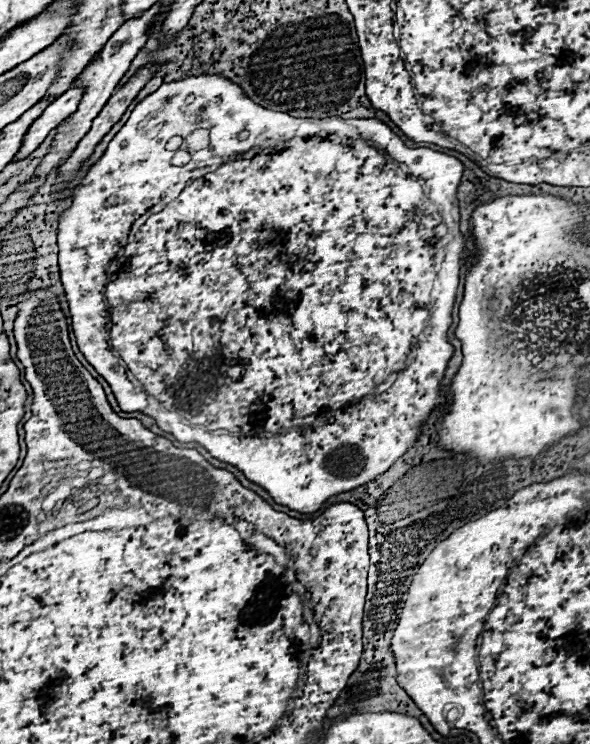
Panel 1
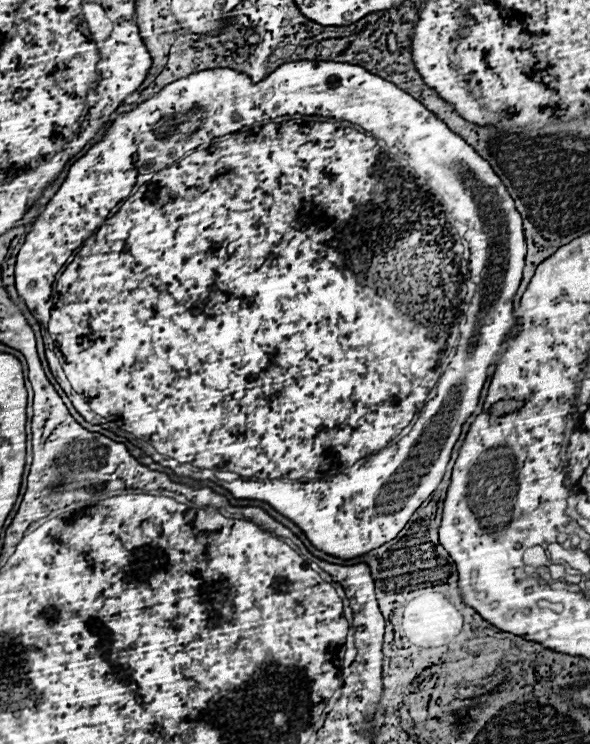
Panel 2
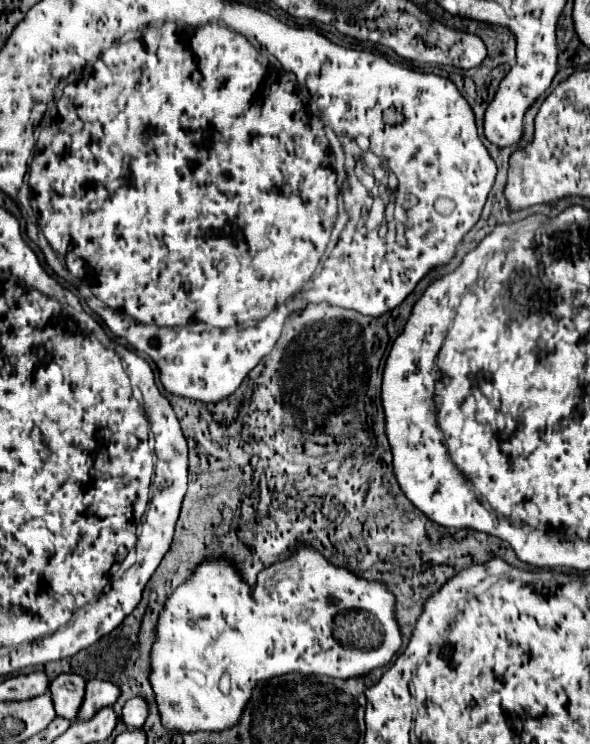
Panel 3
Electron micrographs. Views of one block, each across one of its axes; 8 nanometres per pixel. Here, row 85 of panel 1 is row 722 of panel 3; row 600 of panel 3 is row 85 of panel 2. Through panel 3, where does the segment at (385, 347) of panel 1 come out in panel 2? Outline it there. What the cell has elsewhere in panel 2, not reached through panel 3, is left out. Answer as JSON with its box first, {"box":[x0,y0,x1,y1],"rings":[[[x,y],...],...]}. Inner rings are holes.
{"box":[16,60,526,560],"rings":[[[298,60],[298,62],[286,62],[286,64],[282,64],[282,66],[278,66],[278,68],[276,68],[276,70],[274,70],[274,72],[270,72],[270,74],[268,74],[268,76],[266,76],[266,78],[264,78],[264,80],[260,80],[260,82],[256,82],[256,84],[254,84],[254,82],[252,82],[252,80],[250,80],[250,76],[248,76],[248,74],[240,74],[240,72],[236,72],[236,70],[230,70],[230,68],[212,68],[212,70],[202,70],[202,72],[196,72],[196,74],[190,74],[190,76],[186,76],[186,78],[180,78],[180,80],[176,80],[176,82],[174,82],[174,84],[170,84],[170,86],[166,86],[166,88],[162,88],[162,90],[160,90],[160,92],[158,92],[158,94],[156,94],[156,96],[152,96],[152,98],[150,98],[150,100],[146,100],[146,102],[142,102],[142,104],[138,104],[138,106],[136,106],[136,108],[134,108],[134,110],[130,110],[130,112],[124,112],[124,114],[120,114],[120,116],[118,116],[118,118],[116,118],[116,120],[114,120],[114,122],[112,122],[112,124],[110,124],[110,126],[108,126],[108,130],[106,130],[106,134],[104,134],[104,138],[102,138],[102,140],[100,140],[100,142],[96,142],[96,143],[95,143],[95,144],[94,144],[94,145],[93,145],[93,146],[92,146],[92,148],[90,148],[90,150],[88,150],[88,152],[86,152],[86,154],[84,154],[84,156],[82,156],[82,158],[80,158],[80,160],[76,160],[76,162],[74,162],[74,164],[72,164],[72,166],[70,166],[70,170],[68,170],[68,176],[66,176],[66,180],[64,180],[64,184],[62,184],[62,188],[60,188],[60,190],[58,190],[58,192],[56,192],[56,194],[54,194],[54,198],[52,198],[52,200],[50,200],[50,202],[48,202],[48,204],[46,204],[46,208],[44,208],[44,210],[42,210],[42,214],[40,214],[40,216],[38,216],[38,218],[36,218],[36,220],[34,220],[34,224],[32,224],[32,230],[30,230],[30,232],[28,232],[28,234],[26,234],[26,240],[24,240],[24,244],[22,244],[22,248],[20,248],[20,252],[18,252],[18,260],[16,260],[16,290],[18,290],[18,294],[20,294],[20,296],[22,296],[22,298],[24,298],[24,302],[26,302],[26,306],[28,306],[28,308],[30,308],[30,310],[32,310],[32,314],[33,314],[33,315],[34,315],[34,317],[35,317],[35,318],[36,318],[36,319],[37,319],[37,320],[40,320],[40,324],[41,324],[41,326],[42,326],[42,327],[43,327],[43,328],[45,328],[45,329],[47,329],[47,325],[48,325],[48,330],[50,330],[50,334],[52,334],[52,338],[54,338],[54,340],[56,340],[56,346],[58,346],[58,350],[60,350],[60,352],[62,352],[62,354],[64,354],[64,371],[63,371],[63,368],[62,368],[62,365],[61,365],[61,363],[60,363],[60,362],[59,362],[59,359],[58,359],[58,358],[57,358],[57,356],[56,356],[56,355],[55,355],[55,353],[54,353],[54,351],[53,351],[53,350],[51,350],[51,349],[48,349],[48,348],[46,348],[46,349],[45,349],[45,356],[46,356],[46,359],[47,359],[47,361],[48,361],[48,364],[49,364],[49,368],[50,368],[50,370],[51,370],[51,372],[52,372],[52,374],[53,374],[53,375],[54,375],[54,377],[55,377],[55,378],[57,378],[57,379],[56,379],[56,380],[57,380],[57,382],[58,382],[58,383],[59,383],[59,385],[60,385],[60,386],[61,386],[61,388],[62,388],[62,389],[63,389],[63,390],[64,390],[64,392],[65,392],[65,393],[66,393],[66,394],[67,394],[67,396],[68,396],[68,398],[69,398],[69,399],[70,399],[70,401],[71,401],[71,402],[72,402],[72,404],[73,404],[73,406],[74,406],[74,407],[75,407],[75,409],[76,409],[76,410],[77,410],[77,411],[78,411],[78,412],[79,412],[79,413],[80,413],[80,414],[81,414],[81,415],[82,415],[82,416],[83,416],[83,417],[84,417],[84,419],[85,419],[85,420],[86,420],[86,421],[87,421],[87,422],[90,422],[90,423],[93,423],[93,424],[102,424],[102,426],[103,426],[103,425],[106,425],[106,424],[110,424],[110,426],[109,426],[109,429],[110,429],[110,431],[112,431],[112,432],[114,432],[114,433],[115,433],[115,434],[117,434],[117,435],[118,435],[118,436],[122,436],[122,437],[125,437],[125,438],[126,438],[126,439],[128,439],[128,440],[129,440],[129,441],[131,441],[131,442],[132,442],[132,443],[134,443],[134,445],[135,445],[135,446],[138,446],[138,447],[139,447],[139,448],[141,448],[141,449],[142,449],[142,450],[143,450],[143,452],[144,452],[144,453],[145,453],[145,454],[146,454],[146,455],[148,455],[148,456],[150,456],[150,458],[152,458],[152,460],[154,460],[154,462],[156,462],[156,463],[158,463],[158,464],[160,464],[160,465],[161,465],[161,466],[164,466],[164,467],[167,467],[167,468],[172,468],[172,470],[174,470],[174,473],[175,473],[175,474],[176,474],[176,475],[178,475],[178,476],[185,476],[185,477],[188,477],[188,478],[193,478],[193,479],[195,479],[195,480],[199,480],[199,481],[204,481],[204,480],[210,480],[210,481],[213,481],[213,482],[216,482],[216,484],[220,484],[220,486],[224,486],[224,488],[226,488],[226,490],[230,490],[230,492],[232,492],[232,496],[234,496],[234,498],[250,498],[250,500],[262,500],[262,502],[268,502],[268,504],[270,504],[270,506],[272,506],[272,508],[276,508],[276,510],[278,510],[278,512],[280,512],[280,514],[284,514],[284,516],[288,516],[288,518],[290,518],[290,520],[292,520],[292,522],[294,522],[294,524],[296,524],[296,526],[298,526],[298,528],[300,528],[300,530],[302,530],[302,532],[304,532],[304,534],[306,534],[306,536],[308,536],[308,540],[310,540],[310,542],[312,542],[312,544],[314,544],[314,546],[316,546],[316,548],[318,548],[318,550],[322,550],[322,552],[326,552],[326,554],[332,554],[332,556],[336,556],[336,558],[344,558],[344,560],[350,560],[350,558],[356,558],[356,556],[362,556],[362,554],[366,554],[366,552],[370,552],[370,550],[372,550],[372,548],[378,548],[378,546],[380,546],[380,544],[386,544],[386,542],[388,542],[388,540],[392,540],[392,538],[396,538],[396,534],[398,534],[398,532],[400,532],[400,530],[402,530],[402,528],[404,528],[404,524],[406,524],[406,522],[408,522],[408,520],[410,520],[410,516],[412,516],[412,512],[416,512],[416,508],[418,508],[418,506],[420,506],[420,504],[422,504],[422,502],[424,502],[424,500],[426,500],[426,498],[428,498],[428,496],[430,496],[430,494],[432,494],[432,492],[434,492],[434,490],[436,490],[436,486],[438,486],[438,484],[440,484],[440,480],[442,480],[442,476],[444,476],[444,472],[446,472],[446,464],[448,464],[448,462],[450,462],[450,454],[452,454],[452,448],[454,448],[454,444],[456,444],[456,440],[458,440],[458,436],[460,436],[460,432],[462,432],[462,424],[464,424],[464,422],[466,422],[466,420],[468,420],[468,418],[470,418],[470,416],[472,416],[472,412],[474,412],[474,410],[476,410],[476,406],[478,406],[478,400],[480,400],[480,392],[482,392],[482,386],[484,386],[484,382],[486,382],[486,376],[484,376],[484,374],[486,374],[486,372],[488,372],[488,362],[490,362],[490,358],[488,358],[488,356],[486,356],[486,354],[488,354],[488,350],[490,350],[490,344],[488,344],[488,348],[478,348],[478,336],[480,336],[480,332],[482,332],[482,336],[484,336],[484,332],[490,332],[490,334],[492,334],[492,350],[490,350],[490,354],[492,354],[492,362],[494,362],[494,360],[496,360],[496,356],[498,356],[498,352],[500,352],[500,344],[502,344],[502,342],[504,342],[504,336],[506,336],[506,334],[508,334],[508,332],[510,332],[510,330],[512,330],[512,328],[514,328],[514,326],[516,326],[516,318],[514,318],[514,316],[512,316],[512,300],[514,300],[514,294],[516,294],[516,290],[518,290],[518,284],[520,284],[520,280],[522,280],[522,268],[524,268],[524,256],[526,256],[526,242],[524,242],[524,230],[522,230],[522,218],[520,218],[520,212],[518,212],[518,210],[516,210],[516,206],[514,206],[514,200],[512,200],[512,196],[510,196],[510,194],[508,194],[508,190],[506,190],[506,186],[504,186],[504,182],[502,182],[502,180],[500,180],[500,176],[498,176],[498,174],[496,174],[496,172],[494,172],[494,170],[492,170],[492,166],[490,166],[490,164],[488,164],[488,162],[486,162],[486,160],[484,160],[484,158],[482,158],[482,156],[480,156],[480,154],[478,154],[478,152],[476,152],[476,150],[474,150],[474,148],[472,148],[472,146],[470,146],[470,144],[466,144],[466,142],[464,142],[464,140],[462,140],[462,138],[460,138],[460,136],[456,136],[456,134],[454,134],[454,132],[450,132],[450,130],[448,130],[448,126],[446,126],[446,124],[444,124],[444,122],[440,122],[440,120],[438,120],[438,118],[436,118],[436,116],[434,116],[434,114],[432,114],[432,112],[428,112],[428,110],[426,110],[426,108],[424,108],[424,106],[422,106],[422,104],[420,104],[420,102],[418,102],[418,100],[414,100],[414,98],[412,98],[412,96],[410,96],[410,94],[406,94],[406,92],[404,92],[404,90],[400,90],[400,88],[396,88],[396,86],[394,86],[394,84],[392,84],[392,82],[388,82],[388,80],[382,80],[382,78],[380,78],[380,76],[376,76],[376,74],[370,74],[370,72],[368,72],[368,70],[366,70],[366,68],[362,68],[362,66],[358,66],[358,64],[346,64],[346,62],[322,62],[322,60]],[[356,106],[358,106],[358,108],[356,108]],[[196,109],[198,109],[198,110],[199,110],[199,111],[203,111],[203,112],[202,112],[202,114],[194,114],[194,116],[191,116],[191,115],[192,115],[192,114],[193,114],[193,113],[194,113],[194,112],[195,112],[195,110],[196,110]],[[178,113],[182,113],[182,114],[178,114]],[[174,114],[176,114],[176,116],[174,116]],[[186,114],[187,114],[187,115],[189,115],[189,116],[186,116]],[[282,114],[320,114],[320,116],[323,116],[323,117],[327,117],[327,118],[332,118],[332,119],[336,119],[336,120],[344,120],[344,121],[348,121],[348,122],[358,122],[358,124],[360,124],[360,126],[362,126],[362,128],[364,128],[364,130],[368,130],[368,132],[372,132],[372,136],[373,136],[373,137],[374,137],[374,138],[372,138],[372,136],[366,136],[366,134],[362,134],[362,132],[358,132],[358,130],[354,130],[354,128],[340,128],[340,126],[339,126],[339,125],[338,125],[338,124],[336,124],[336,123],[334,123],[334,122],[302,122],[302,121],[301,121],[301,120],[299,120],[299,121],[297,121],[297,120],[290,120],[290,121],[284,121],[284,122],[280,122],[280,124],[268,124],[268,128],[262,128],[262,130],[260,130],[260,132],[258,132],[258,134],[248,134],[248,132],[236,132],[236,130],[240,130],[240,128],[244,128],[244,126],[248,126],[248,124],[254,124],[254,122],[258,122],[258,120],[260,120],[260,122],[262,122],[262,120],[266,120],[266,118],[268,118],[268,120],[270,120],[270,118],[276,118],[276,116],[282,116]],[[162,118],[164,118],[164,120],[162,120]],[[156,120],[158,120],[158,122],[156,122]],[[290,124],[294,124],[294,126],[290,126]],[[228,132],[234,132],[234,134],[230,134],[230,138],[226,138],[226,140],[222,140],[222,142],[218,142],[218,144],[212,144],[212,146],[210,146],[210,148],[206,148],[206,150],[196,150],[196,148],[198,148],[198,146],[200,146],[200,144],[204,144],[204,142],[210,142],[210,140],[214,140],[214,138],[218,138],[218,136],[224,136],[224,134],[228,134]],[[378,140],[383,140],[383,141],[384,141],[384,142],[386,142],[386,145],[387,145],[387,146],[388,146],[388,147],[389,147],[389,148],[390,148],[390,152],[384,152],[384,150],[382,150],[382,148],[380,148],[380,146],[378,146]],[[192,150],[196,150],[196,152],[192,152]],[[188,152],[192,152],[192,154],[190,154],[190,156],[186,156],[186,154],[188,154]],[[390,153],[391,153],[391,154],[390,154]],[[170,156],[172,156],[172,158],[174,158],[174,160],[178,160],[178,158],[180,158],[180,156],[186,156],[186,158],[182,158],[182,160],[178,160],[178,162],[174,162],[174,164],[172,164],[172,166],[168,166],[168,164],[170,164]],[[308,158],[310,158],[310,160],[308,160]],[[408,160],[410,160],[410,162],[408,162]],[[166,166],[168,166],[168,168],[166,168]],[[160,168],[164,168],[164,170],[160,170]],[[412,168],[414,168],[414,170],[412,170]],[[158,170],[160,170],[160,172],[158,172]],[[144,172],[156,172],[156,174],[154,174],[154,178],[152,178],[152,173],[149,173],[149,174],[144,174]],[[138,174],[139,174],[139,175],[138,175]],[[142,174],[143,174],[143,175],[142,175]],[[136,176],[137,176],[137,182],[136,182]],[[151,179],[152,179],[152,180],[151,180]],[[149,181],[150,181],[150,182],[149,182]],[[134,184],[135,184],[135,186],[134,186]],[[143,184],[144,184],[144,186],[142,186],[142,185],[143,185]],[[138,187],[140,187],[140,188],[138,188]],[[132,188],[133,188],[133,191],[132,191],[132,196],[130,196],[130,190],[132,190]],[[137,189],[138,189],[138,192],[136,192],[136,191],[137,191]],[[386,190],[390,190],[390,192],[386,192]],[[135,192],[136,192],[136,194],[134,194],[134,193],[135,193]],[[128,196],[130,196],[130,198],[128,198]],[[124,198],[128,198],[128,200],[126,200],[126,202],[122,202],[122,200],[124,200]],[[118,202],[122,202],[122,206],[120,206],[120,210],[118,210],[118,212],[116,212],[116,214],[114,214],[114,216],[112,216],[112,218],[108,218],[108,216],[110,216],[110,210],[112,210],[112,208],[114,208],[114,206],[116,206],[116,204],[118,204]],[[384,208],[386,208],[386,218],[384,218]],[[408,208],[412,208],[412,212],[408,212]],[[450,212],[452,212],[452,214],[450,214]],[[106,218],[108,218],[108,220],[106,220]],[[104,220],[106,220],[106,222],[104,222]],[[458,220],[460,220],[460,222],[462,222],[462,224],[464,224],[464,226],[466,226],[466,232],[464,232],[464,234],[462,234],[462,232],[460,232],[460,222],[458,222]],[[100,224],[102,224],[102,226],[100,226]],[[96,228],[98,228],[98,230],[96,230]],[[94,230],[96,230],[96,232],[94,232]],[[92,232],[94,232],[94,234],[92,234]],[[88,236],[90,236],[90,238],[88,238]],[[86,238],[88,238],[88,240],[86,240]],[[84,240],[86,240],[86,242],[84,242]],[[83,244],[84,244],[84,246],[82,246],[82,245],[83,245]],[[81,246],[82,246],[82,248],[80,248],[80,247],[81,247]],[[79,248],[80,248],[80,252],[78,252],[78,254],[76,254],[76,256],[74,256],[74,260],[72,260],[72,262],[70,262],[70,264],[68,264],[68,266],[66,266],[66,270],[64,270],[64,272],[62,272],[62,276],[60,276],[60,280],[58,280],[58,282],[56,282],[56,286],[54,286],[54,294],[52,294],[52,286],[53,286],[53,284],[54,284],[54,280],[56,280],[56,274],[58,274],[58,272],[60,272],[60,268],[62,268],[62,266],[64,266],[64,264],[66,264],[66,260],[68,260],[68,258],[70,258],[70,256],[72,256],[72,254],[74,254],[74,250],[77,250],[77,249],[79,249]],[[384,254],[386,254],[386,294],[384,294]],[[472,284],[476,284],[476,290],[474,290],[474,296],[472,296],[472,300],[470,300],[470,306],[468,306],[468,304],[466,304],[466,294],[470,294],[470,288],[472,288]],[[51,295],[52,295],[52,296],[54,296],[54,300],[56,300],[56,304],[54,304],[54,301],[53,301],[53,299],[51,299],[51,298],[52,298],[52,296],[51,296]],[[432,296],[434,296],[434,302],[432,302]],[[48,298],[50,298],[50,300],[48,300]],[[46,300],[48,300],[48,301],[47,301],[47,302],[46,302]],[[400,304],[402,304],[402,310],[400,310]],[[53,305],[54,305],[54,308],[52,308],[52,307],[53,307]],[[51,309],[52,309],[52,316],[50,316],[50,311],[51,311]],[[49,320],[50,320],[50,324],[48,324],[48,322],[49,322]],[[462,320],[464,320],[464,322],[462,322]],[[460,322],[462,322],[462,328],[460,328]],[[474,324],[476,324],[476,326],[474,326]],[[486,328],[488,328],[488,330],[486,330]],[[478,330],[480,330],[480,332],[478,332]],[[460,332],[462,332],[462,334],[460,334]],[[456,340],[458,340],[458,342],[456,342]],[[454,342],[456,342],[456,352],[454,352],[454,356],[452,356],[452,360],[450,360],[450,364],[448,364],[448,368],[446,368],[446,370],[444,370],[444,368],[443,368],[443,367],[442,367],[442,365],[440,365],[440,352],[444,352],[444,356],[446,356],[446,354],[448,354],[448,348],[450,348],[450,346],[452,346],[452,344],[454,344]],[[468,346],[474,346],[474,348],[468,348]],[[478,366],[480,366],[480,368],[478,368]],[[472,368],[474,368],[474,370],[476,370],[476,368],[478,368],[478,370],[480,370],[480,372],[478,372],[478,376],[472,376]],[[484,370],[486,370],[486,372],[484,372]],[[64,372],[66,372],[66,376],[68,376],[68,379],[66,379],[66,376],[65,376],[65,373],[64,373]],[[482,376],[484,376],[484,380],[482,380]],[[68,380],[70,380],[70,383],[69,383],[69,381],[68,381]],[[466,380],[472,380],[472,384],[474,384],[474,386],[468,386],[468,382],[466,382]],[[70,384],[72,384],[72,387],[71,387],[71,385],[70,385]],[[72,388],[74,388],[74,390],[76,390],[76,392],[74,392],[74,390],[73,390],[73,389],[72,389]],[[77,392],[80,392],[80,394],[78,394],[78,393],[77,393]],[[81,394],[84,394],[84,396],[86,396],[86,399],[85,399],[85,398],[84,398],[84,397],[83,397],[83,395],[81,395]],[[476,398],[478,398],[478,400],[476,400]],[[429,399],[430,399],[430,400],[429,400]],[[87,400],[88,400],[88,401],[87,401]],[[89,404],[90,404],[90,405],[89,405]],[[90,406],[92,406],[92,410],[94,410],[94,412],[96,412],[96,413],[94,413],[94,412],[93,412],[93,411],[92,411],[92,410],[91,410],[91,408],[90,408]],[[422,406],[424,406],[424,408],[422,408]],[[420,408],[422,408],[422,410],[420,410]],[[97,414],[100,414],[100,416],[99,416],[99,415],[97,415]],[[417,414],[418,414],[418,420],[416,420],[416,424],[414,424],[414,426],[412,426],[412,430],[410,430],[410,433],[409,433],[409,434],[408,434],[408,435],[406,435],[406,436],[404,436],[404,437],[403,437],[403,438],[398,438],[398,439],[397,439],[397,442],[396,442],[396,443],[394,443],[394,442],[393,442],[393,441],[392,441],[392,442],[390,442],[390,443],[389,443],[389,444],[388,444],[388,440],[392,440],[392,438],[394,438],[394,432],[400,432],[400,430],[402,430],[402,428],[406,428],[406,426],[408,426],[408,425],[409,425],[409,424],[410,424],[410,423],[411,423],[411,422],[412,422],[412,420],[413,420],[413,419],[414,419],[414,418],[415,418],[415,417],[416,417],[416,416],[417,416]],[[101,416],[104,416],[104,418],[110,418],[110,416],[112,416],[112,418],[116,418],[116,420],[118,420],[118,426],[120,426],[120,428],[122,428],[122,430],[121,430],[121,429],[120,429],[120,428],[118,428],[118,427],[117,427],[117,426],[116,426],[116,424],[115,424],[115,422],[109,422],[109,423],[108,423],[108,420],[106,420],[106,419],[104,419],[104,418],[102,418],[102,417],[101,417]],[[106,422],[107,422],[107,423],[106,423]],[[103,423],[104,423],[104,424],[103,424]],[[123,430],[126,430],[126,432],[125,432],[125,431],[123,431]],[[186,430],[188,430],[188,432],[190,432],[190,434],[192,434],[192,432],[194,432],[194,434],[196,434],[196,436],[194,436],[194,438],[190,438],[190,440],[188,440],[188,438],[186,438],[186,436],[184,436],[184,432],[186,432]],[[128,432],[132,432],[132,434],[134,434],[134,436],[136,436],[136,438],[140,438],[140,440],[139,440],[139,439],[136,439],[136,438],[134,438],[134,436],[133,436],[133,435],[132,435],[132,434],[131,434],[131,433],[128,433]],[[290,438],[294,438],[294,440],[302,440],[302,442],[296,442],[296,444],[290,444],[290,442],[292,442],[292,440],[290,440]],[[144,440],[148,440],[148,442],[150,442],[150,444],[152,444],[152,446],[154,446],[154,448],[155,448],[155,449],[154,449],[154,448],[152,448],[152,446],[150,446],[150,444],[148,444],[148,442],[144,442]],[[274,444],[286,444],[286,448],[284,448],[284,454],[282,454],[282,452],[280,452],[280,450],[274,450]],[[386,444],[388,444],[388,446],[386,446]],[[384,446],[386,446],[386,448],[384,448]],[[380,448],[384,448],[384,450],[380,450]],[[378,450],[380,450],[380,452],[378,452]],[[156,451],[157,451],[157,452],[156,452]],[[374,452],[376,452],[376,454],[374,454]],[[159,453],[160,453],[160,454],[159,454]],[[161,454],[162,454],[162,455],[161,455]],[[368,454],[372,454],[372,456],[368,456]],[[163,455],[164,455],[164,456],[163,456]],[[364,456],[368,456],[368,462],[366,462],[366,464],[362,464],[362,466],[360,466],[360,468],[358,468],[358,470],[356,470],[356,472],[350,472],[350,474],[338,474],[338,476],[334,476],[334,478],[330,478],[330,475],[328,475],[328,474],[327,474],[327,480],[324,480],[324,479],[319,479],[319,480],[307,480],[307,481],[303,481],[303,482],[300,482],[300,481],[298,481],[298,480],[300,480],[300,478],[318,478],[318,476],[322,476],[322,474],[324,474],[324,472],[342,472],[342,470],[344,470],[344,468],[348,468],[348,466],[352,466],[352,464],[354,464],[354,462],[358,462],[358,460],[360,460],[360,458],[364,458]],[[172,458],[174,458],[174,460],[172,460]],[[176,460],[178,460],[178,462],[176,462]],[[185,463],[190,463],[190,464],[185,464]],[[192,465],[193,465],[193,466],[192,466]],[[194,466],[195,466],[195,467],[198,467],[198,468],[194,468]],[[199,468],[200,468],[200,469],[202,469],[202,470],[200,470],[200,469],[199,469]],[[213,468],[216,468],[216,470],[230,470],[230,472],[236,472],[236,474],[240,474],[240,476],[244,476],[244,478],[250,478],[250,476],[256,476],[256,478],[258,478],[258,476],[260,476],[260,474],[262,474],[262,478],[270,478],[270,472],[274,472],[274,470],[278,470],[278,476],[286,476],[286,474],[292,474],[292,480],[290,480],[290,479],[288,479],[288,478],[281,478],[281,479],[275,479],[275,480],[269,480],[269,479],[266,479],[266,480],[251,480],[251,479],[247,479],[247,480],[244,480],[244,478],[240,478],[240,480],[234,480],[234,482],[224,482],[224,480],[218,480],[218,478],[216,478],[216,476],[215,476],[215,472],[214,472],[214,470],[212,470],[212,469],[213,469]],[[293,480],[295,480],[295,481],[293,481]],[[410,492],[412,492],[412,494],[410,494]]]}

